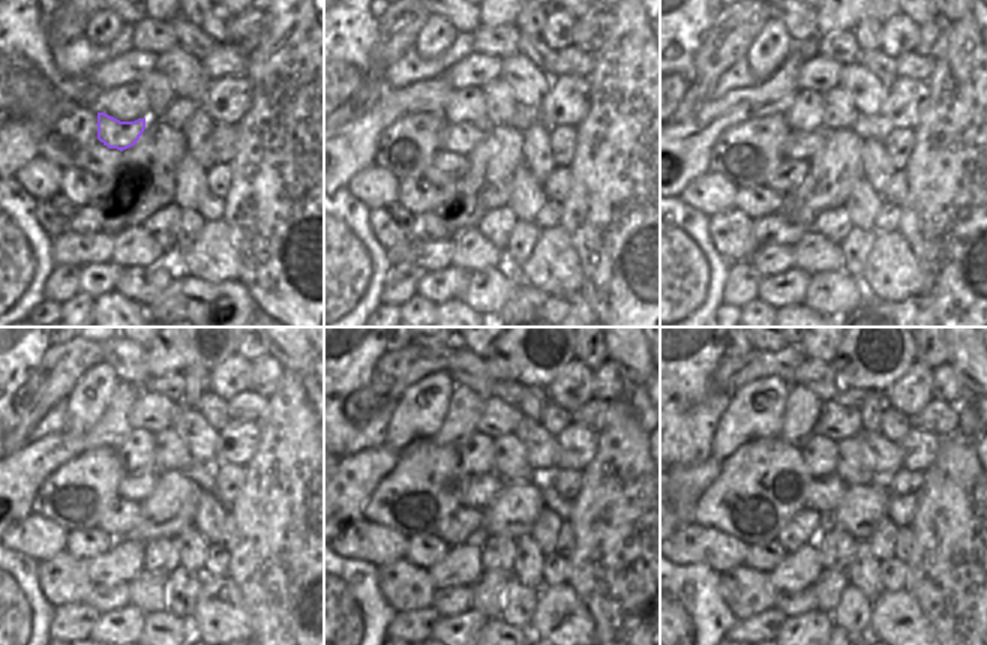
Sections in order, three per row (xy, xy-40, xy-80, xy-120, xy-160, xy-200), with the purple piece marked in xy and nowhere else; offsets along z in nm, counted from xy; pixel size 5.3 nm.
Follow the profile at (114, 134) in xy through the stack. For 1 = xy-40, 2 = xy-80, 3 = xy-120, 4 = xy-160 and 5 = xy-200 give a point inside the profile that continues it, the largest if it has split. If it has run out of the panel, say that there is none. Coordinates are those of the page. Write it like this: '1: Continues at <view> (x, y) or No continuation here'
1: Continues at xy-40 (461, 138)
2: Continues at xy-80 (800, 144)
3: Continues at xy-120 (131, 485)
4: Continues at xy-160 (473, 489)
5: Continues at xy-200 (810, 489)

